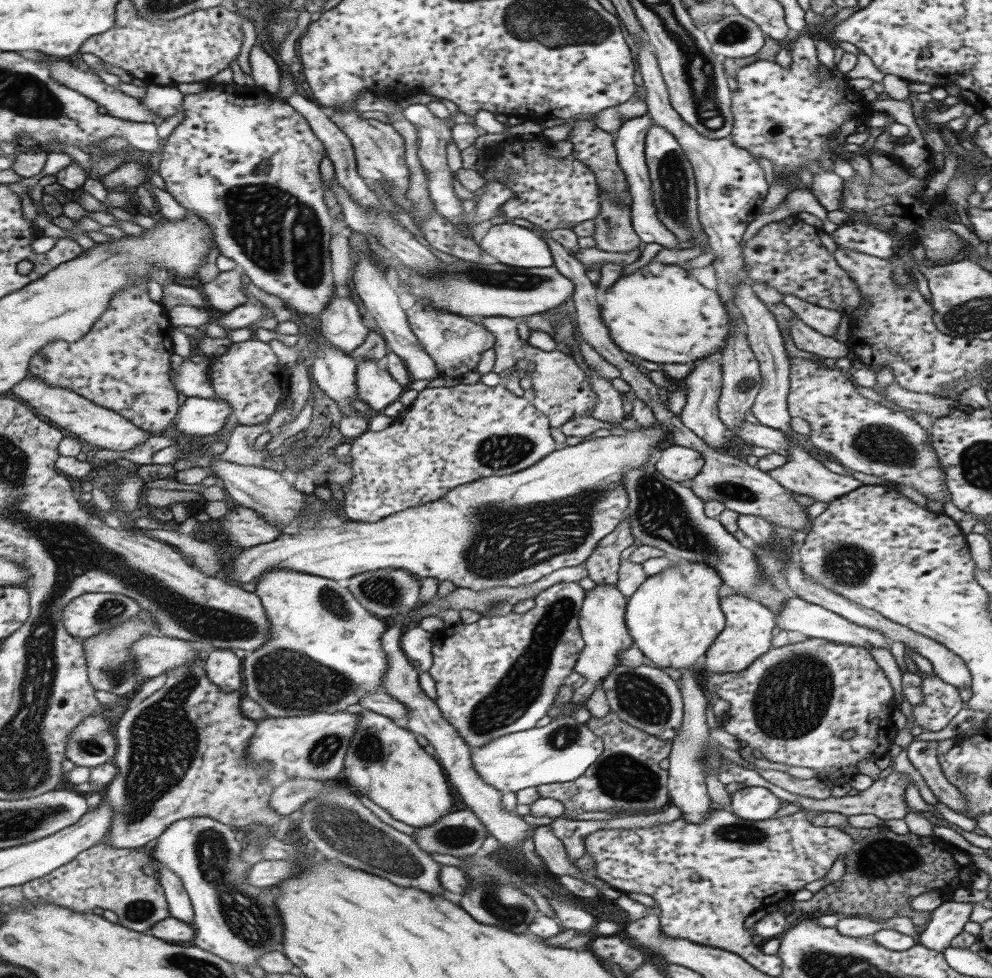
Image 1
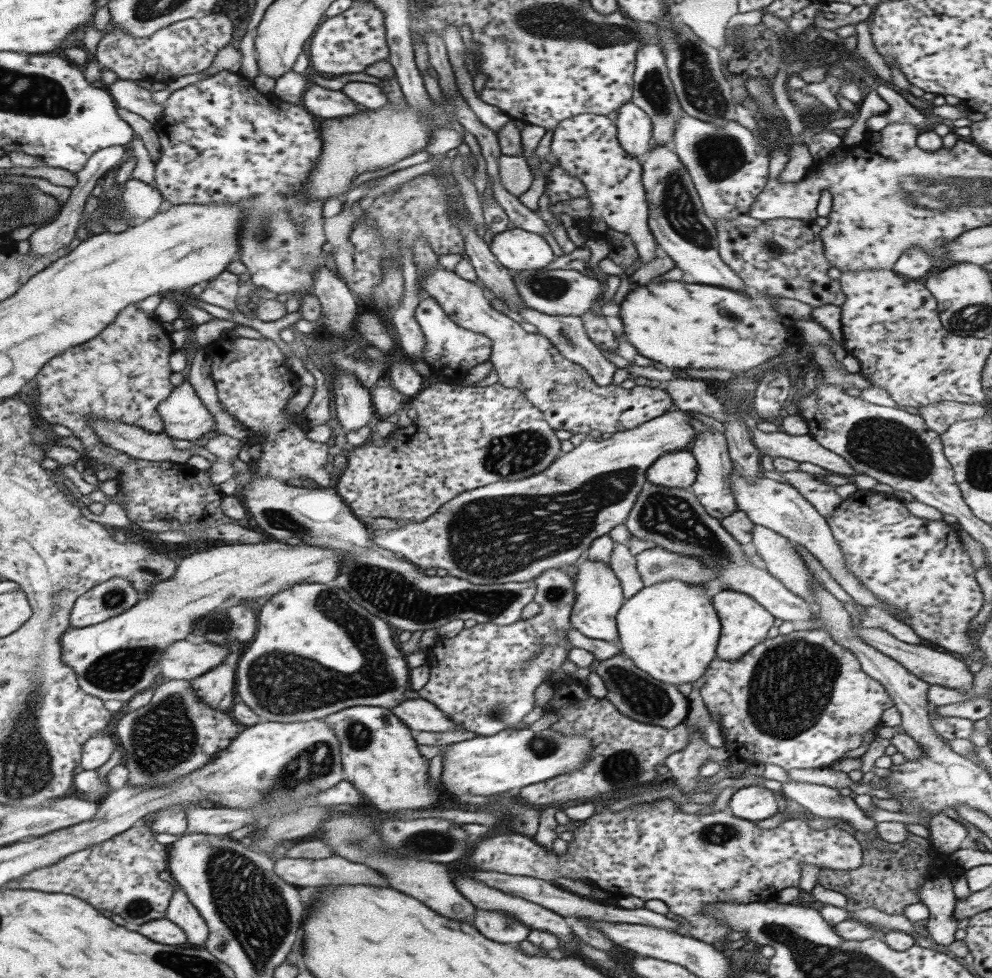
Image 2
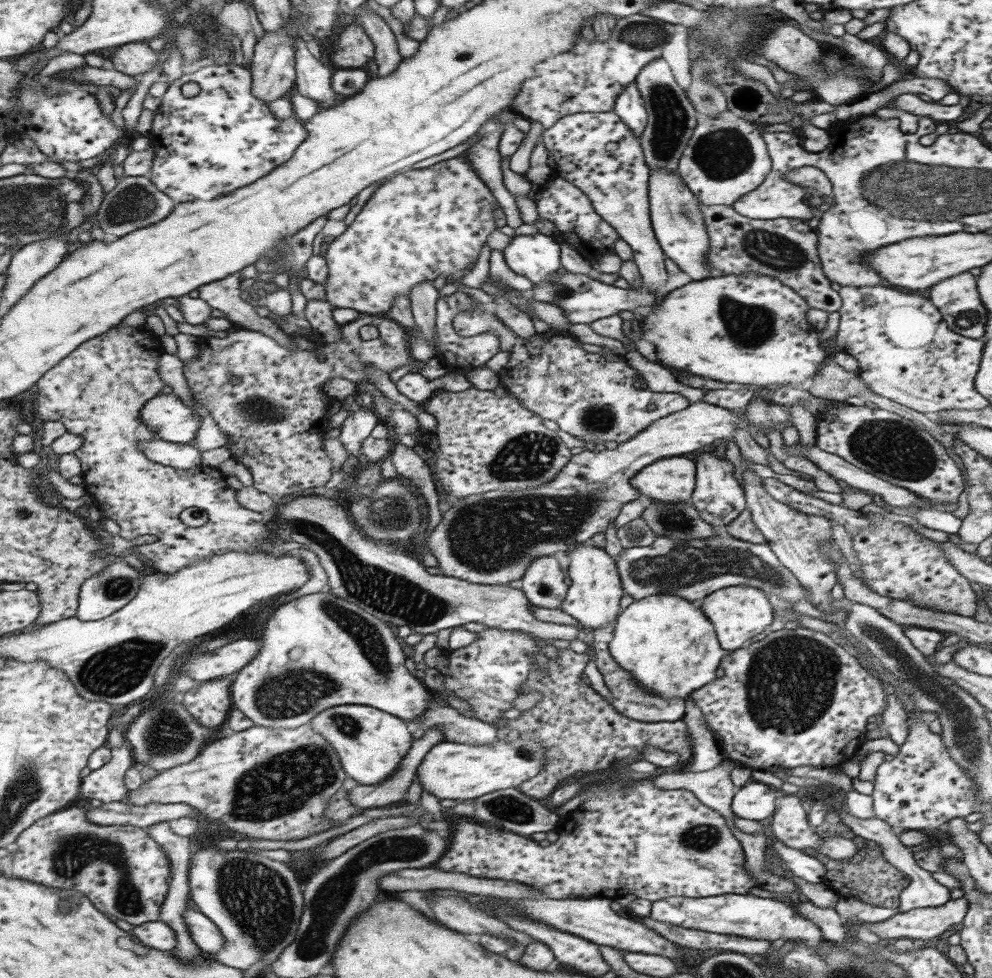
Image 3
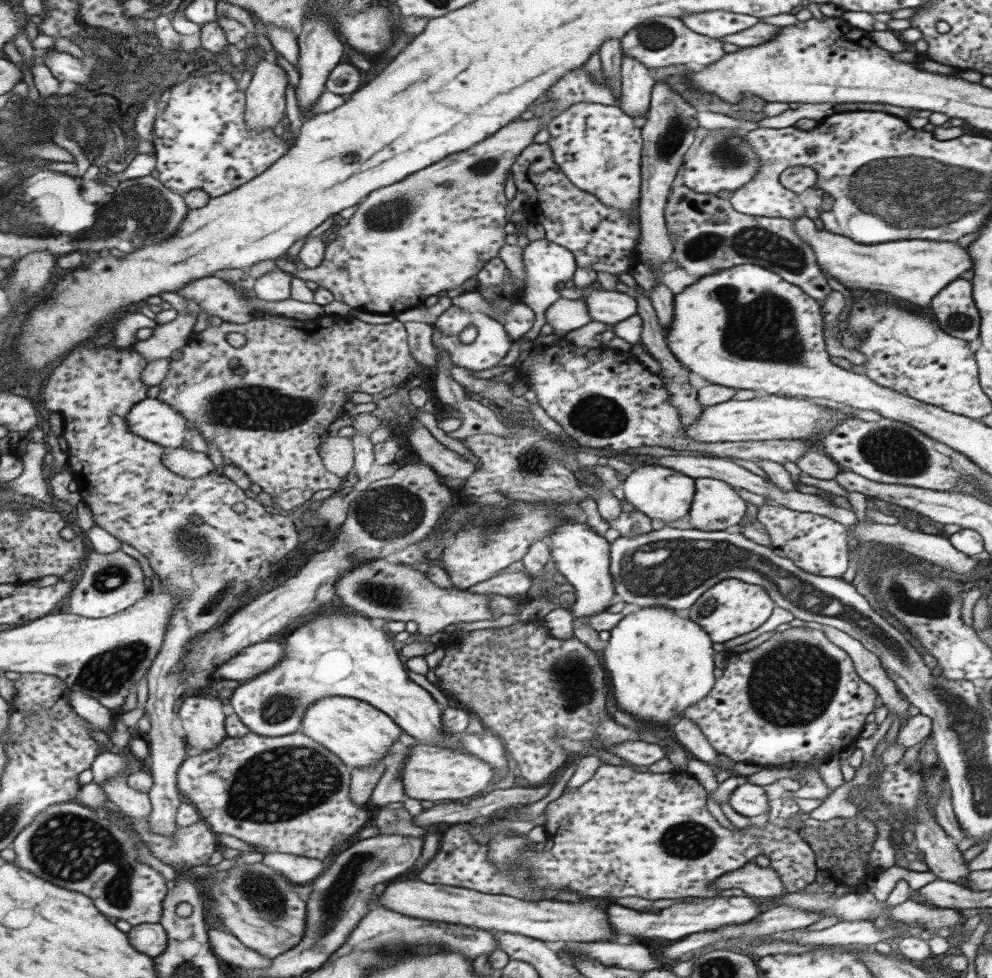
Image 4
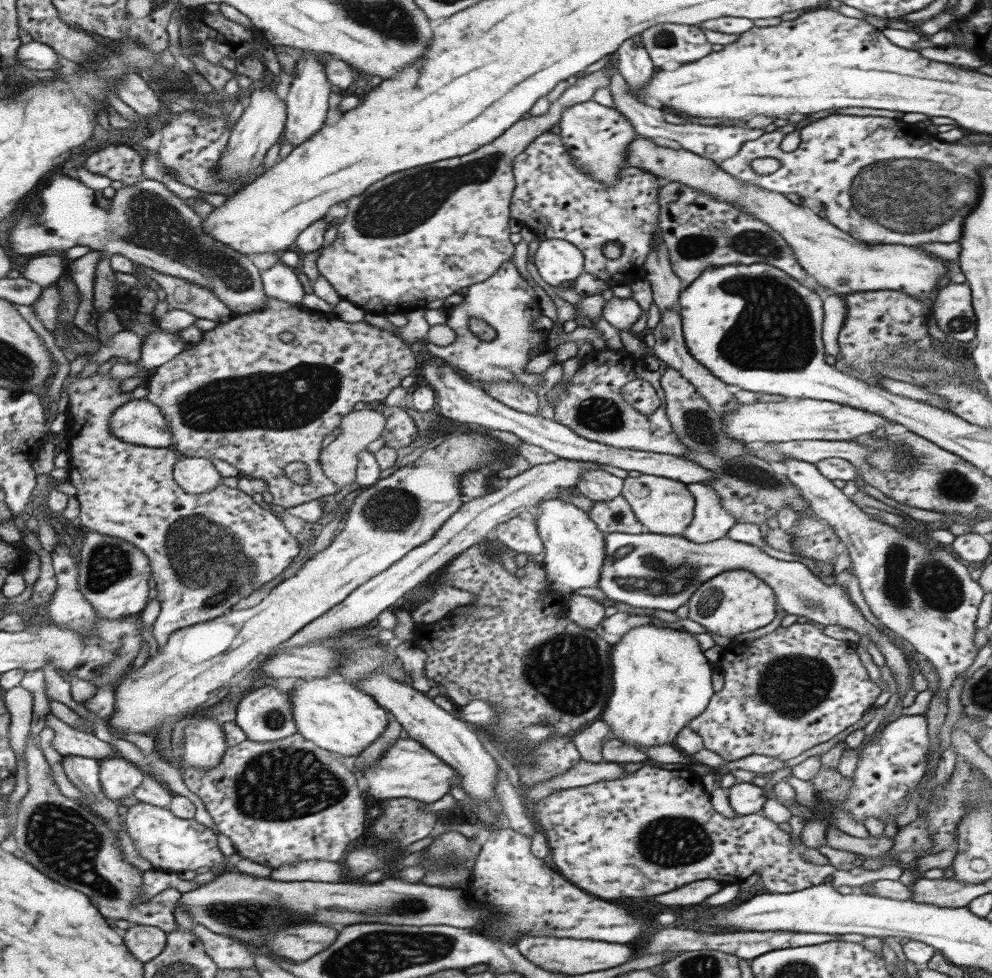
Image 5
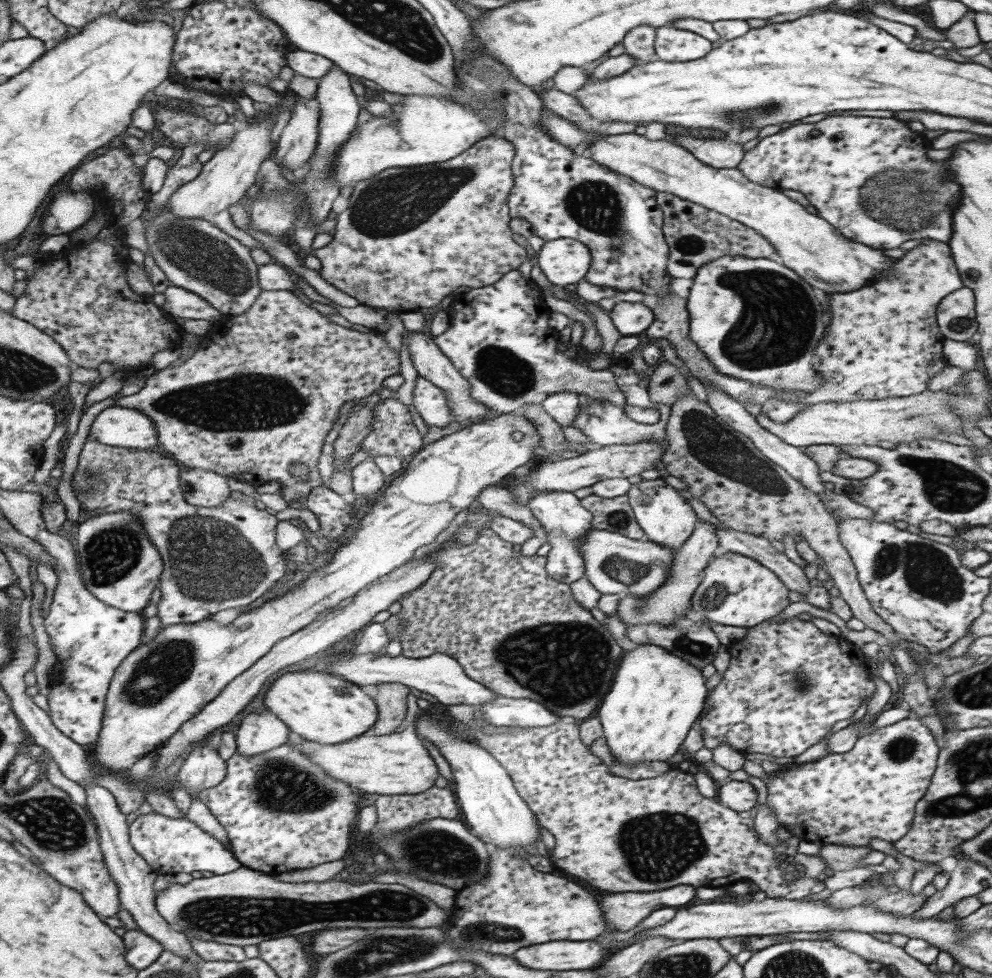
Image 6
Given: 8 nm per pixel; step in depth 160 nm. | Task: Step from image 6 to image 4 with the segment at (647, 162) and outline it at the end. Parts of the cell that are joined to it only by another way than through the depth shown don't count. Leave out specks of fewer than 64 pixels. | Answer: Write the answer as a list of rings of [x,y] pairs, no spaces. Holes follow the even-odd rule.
[[[805,215],[791,219],[793,232],[815,255],[816,265],[845,288],[881,290],[927,310],[930,300],[961,272],[969,270],[969,256],[955,242],[897,240],[891,243],[856,244],[845,235],[815,227]]]

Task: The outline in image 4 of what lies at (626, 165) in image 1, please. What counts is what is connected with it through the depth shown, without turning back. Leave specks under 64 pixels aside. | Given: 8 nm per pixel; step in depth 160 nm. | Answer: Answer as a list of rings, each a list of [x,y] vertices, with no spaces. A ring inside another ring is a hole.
[[[620,57],[619,101],[616,105],[623,114],[639,123],[649,107],[649,94],[654,85],[654,78],[647,73],[647,67],[633,57]]]

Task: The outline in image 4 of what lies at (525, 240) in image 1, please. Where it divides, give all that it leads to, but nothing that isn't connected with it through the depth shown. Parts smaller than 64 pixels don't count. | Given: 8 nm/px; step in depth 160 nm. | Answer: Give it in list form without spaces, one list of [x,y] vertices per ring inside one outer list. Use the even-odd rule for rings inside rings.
[[[545,238],[543,240],[528,242],[527,246],[522,249],[521,262],[523,263],[523,270],[527,278],[527,283],[523,286],[521,302],[531,308],[533,317],[535,317],[533,328],[529,332],[525,332],[522,338],[533,341],[539,335],[541,326],[546,323],[544,316],[545,309],[561,297],[559,292],[554,289],[554,285],[557,282],[569,284],[577,264],[572,252]]]

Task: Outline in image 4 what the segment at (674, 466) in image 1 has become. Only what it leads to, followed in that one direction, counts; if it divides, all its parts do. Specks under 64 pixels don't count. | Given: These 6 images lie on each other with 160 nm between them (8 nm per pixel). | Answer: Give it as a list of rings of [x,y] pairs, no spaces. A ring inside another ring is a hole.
[[[653,464],[638,467],[623,480],[623,486],[621,486],[625,500],[633,505],[635,511],[643,513],[649,520],[663,521],[665,525],[688,514],[694,493],[693,479],[685,477],[683,473]]]

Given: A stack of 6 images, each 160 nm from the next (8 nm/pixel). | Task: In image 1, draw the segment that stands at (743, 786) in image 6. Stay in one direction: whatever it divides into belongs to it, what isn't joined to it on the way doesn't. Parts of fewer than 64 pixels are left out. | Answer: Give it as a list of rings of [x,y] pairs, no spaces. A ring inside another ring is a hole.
[[[759,786],[742,787],[730,795],[732,814],[745,820],[771,819],[780,802],[768,789]]]

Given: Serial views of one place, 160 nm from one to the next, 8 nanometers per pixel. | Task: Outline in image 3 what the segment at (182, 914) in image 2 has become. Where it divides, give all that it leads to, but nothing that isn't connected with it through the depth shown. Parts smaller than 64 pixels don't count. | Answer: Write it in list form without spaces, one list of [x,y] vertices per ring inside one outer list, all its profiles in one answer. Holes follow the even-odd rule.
[[[188,910],[185,918],[185,924],[191,932],[191,938],[203,949],[206,955],[211,955],[215,958],[217,953],[223,951],[225,947],[225,936],[221,934],[217,924],[210,920],[209,917],[201,910]]]

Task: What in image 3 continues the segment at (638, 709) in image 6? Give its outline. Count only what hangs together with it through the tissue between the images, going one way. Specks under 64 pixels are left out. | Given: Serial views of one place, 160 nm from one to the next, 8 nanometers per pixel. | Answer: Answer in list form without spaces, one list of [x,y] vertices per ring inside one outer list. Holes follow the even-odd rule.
[[[653,594],[628,604],[617,614],[611,636],[613,637],[607,644],[611,658],[623,670],[632,674],[642,688],[661,698],[683,699],[691,696],[693,691],[714,679],[720,660],[731,653],[731,650],[723,650],[719,646],[713,625],[700,611],[697,602],[668,594]]]

